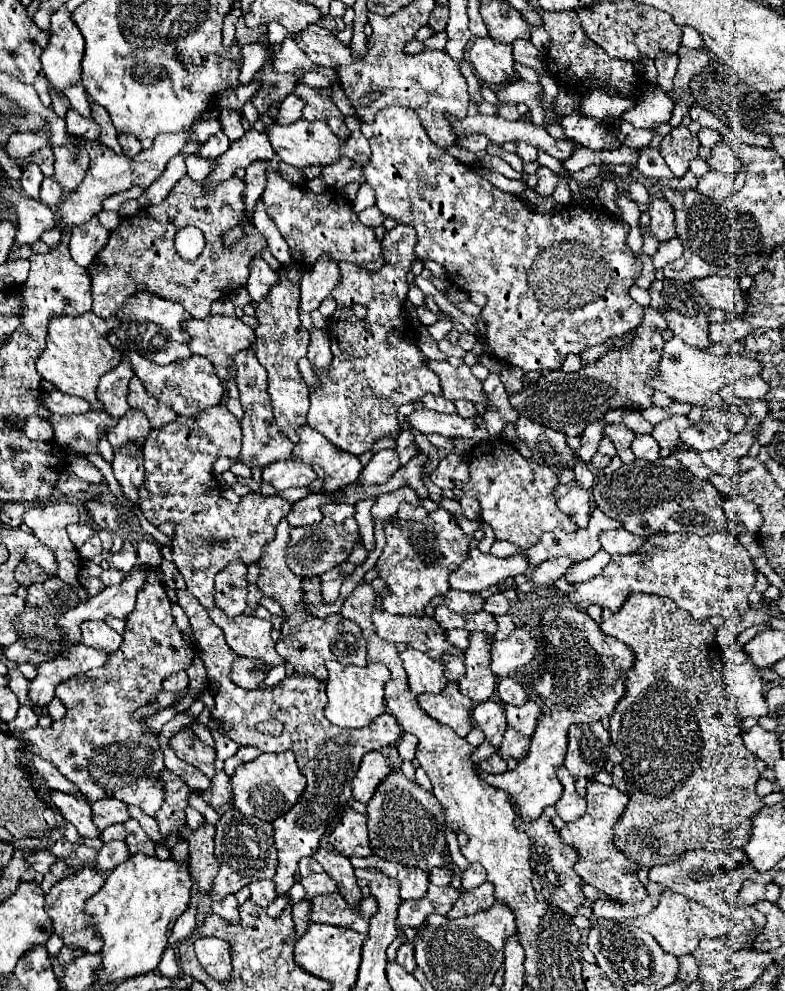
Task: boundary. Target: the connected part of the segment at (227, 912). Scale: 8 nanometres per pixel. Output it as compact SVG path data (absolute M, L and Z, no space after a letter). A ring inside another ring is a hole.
M228 896L228 898L220 900L220 902L214 902L214 904L212 904L212 912L218 914L222 920L226 920L226 922L230 922L230 924L240 922L238 902L236 902L234 896Z

